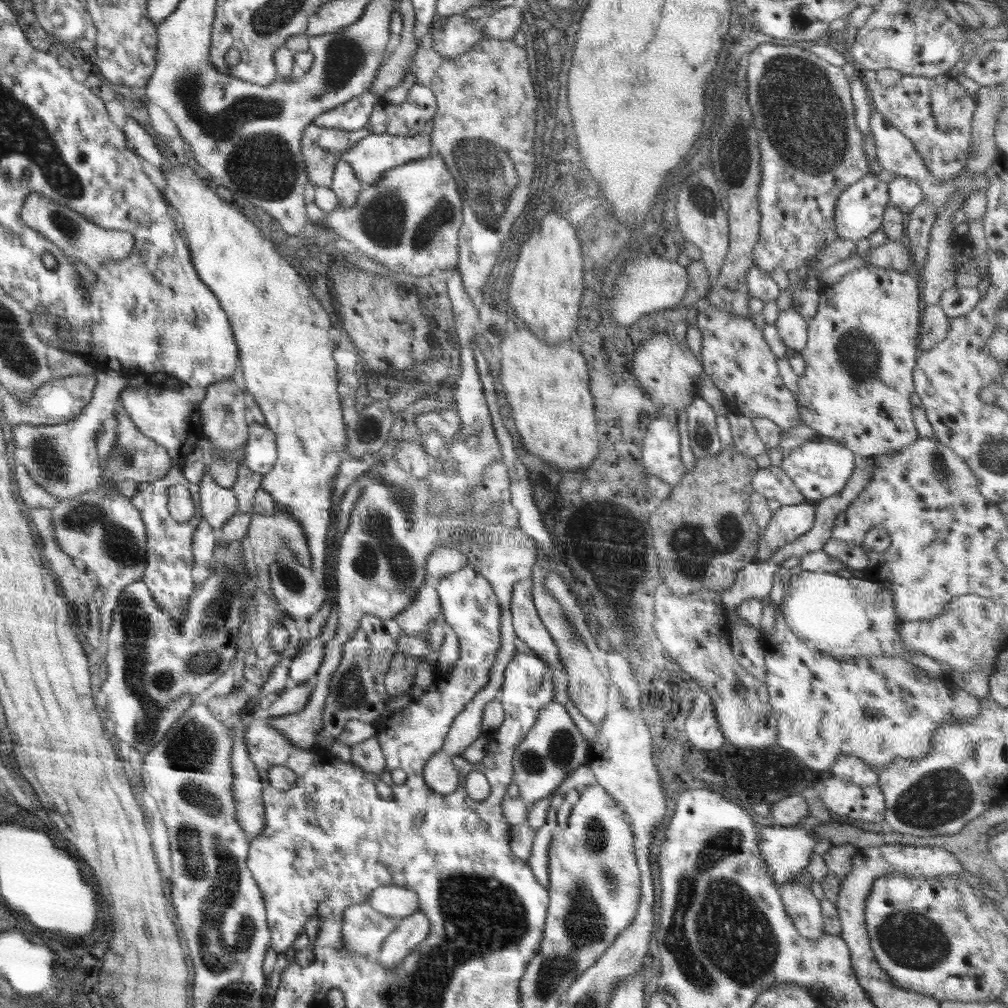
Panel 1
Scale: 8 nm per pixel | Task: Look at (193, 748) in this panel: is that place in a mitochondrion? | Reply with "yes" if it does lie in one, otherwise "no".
yes

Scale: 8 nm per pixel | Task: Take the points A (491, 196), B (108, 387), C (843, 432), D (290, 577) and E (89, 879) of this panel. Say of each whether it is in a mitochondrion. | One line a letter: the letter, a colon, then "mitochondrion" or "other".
A: mitochondrion
B: other
C: other
D: mitochondrion
E: other

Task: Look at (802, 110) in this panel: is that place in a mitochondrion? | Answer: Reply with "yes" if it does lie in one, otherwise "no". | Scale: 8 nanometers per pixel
yes

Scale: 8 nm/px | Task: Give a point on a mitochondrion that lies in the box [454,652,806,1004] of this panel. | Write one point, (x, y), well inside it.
(718, 932)

